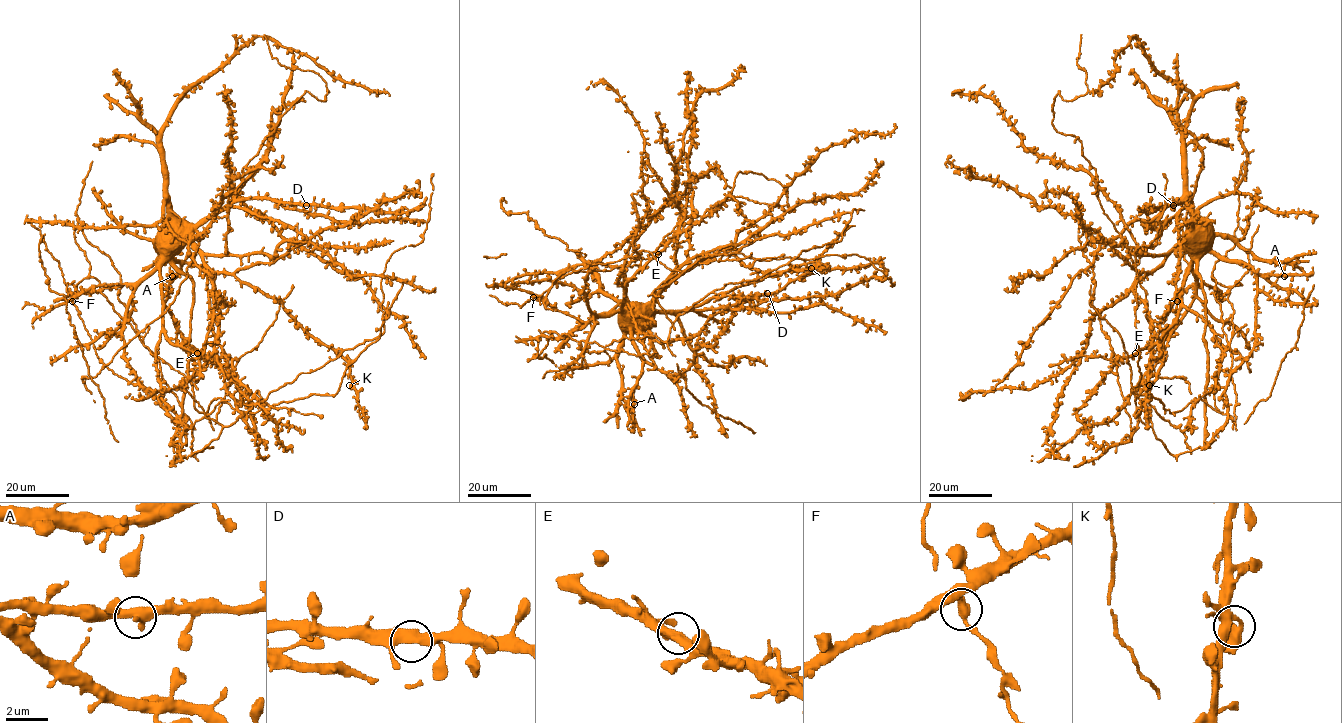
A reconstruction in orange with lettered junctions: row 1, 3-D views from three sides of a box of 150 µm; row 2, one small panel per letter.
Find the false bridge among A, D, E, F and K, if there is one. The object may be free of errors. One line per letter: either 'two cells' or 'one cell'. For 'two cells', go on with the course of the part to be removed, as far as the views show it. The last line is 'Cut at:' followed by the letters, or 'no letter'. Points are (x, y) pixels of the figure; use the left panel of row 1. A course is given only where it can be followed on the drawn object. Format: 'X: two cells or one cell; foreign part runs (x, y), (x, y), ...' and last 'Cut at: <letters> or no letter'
A: one cell
D: one cell
E: one cell
F: one cell
K: one cell
Cut at: no letter

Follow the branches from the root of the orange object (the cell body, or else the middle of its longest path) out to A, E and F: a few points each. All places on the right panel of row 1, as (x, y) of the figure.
A: (1192, 242), (1196, 241), (1205, 250), (1238, 264), (1247, 265), (1259, 273), (1284, 276)
E: (1192, 242), (1191, 264), (1177, 322), (1156, 343), (1135, 353)
F: (1192, 242), (1191, 268), (1195, 279), (1202, 284), (1189, 286), (1175, 299), (1177, 301)

